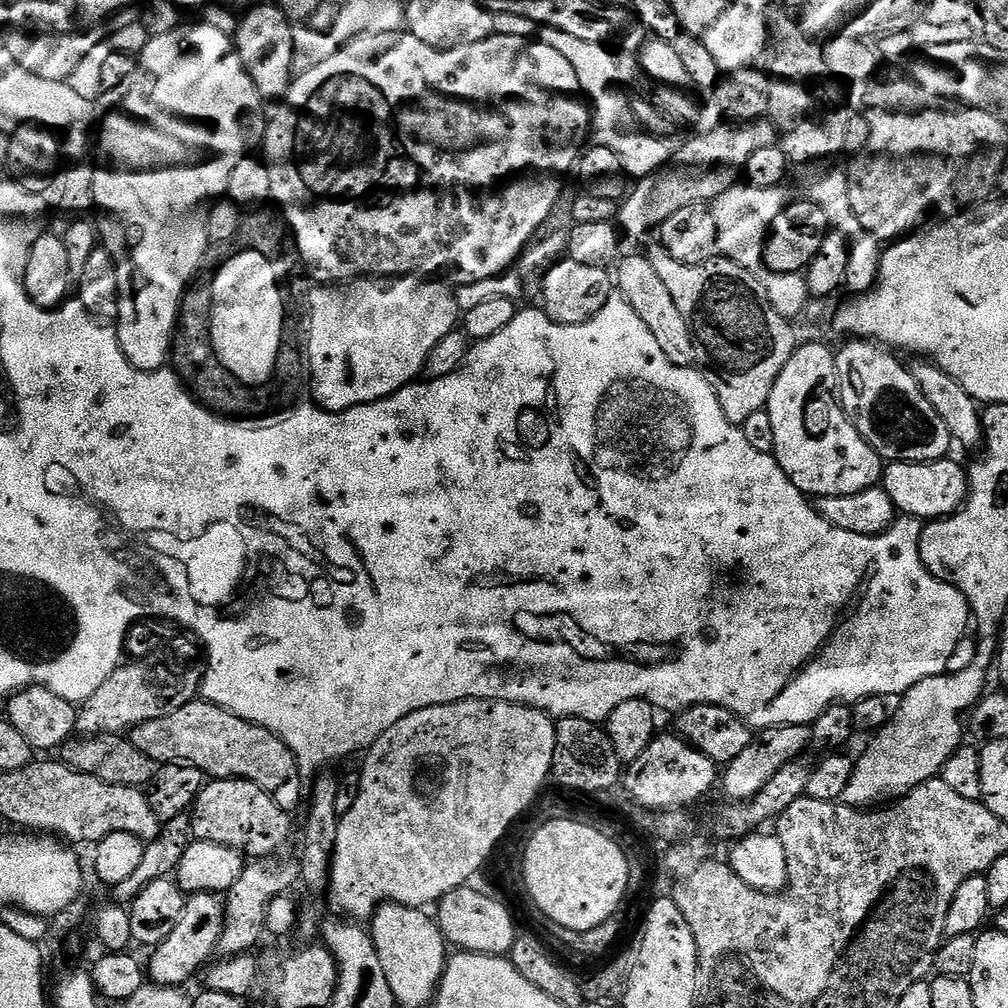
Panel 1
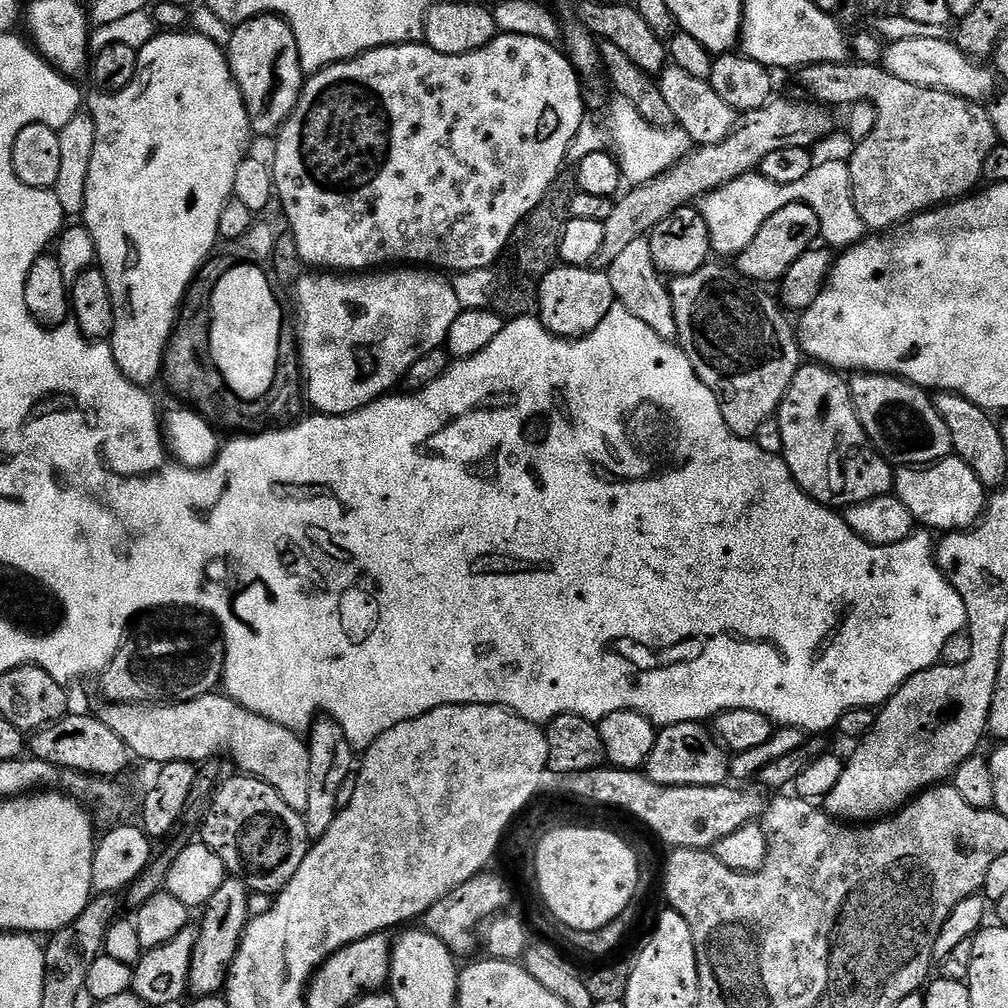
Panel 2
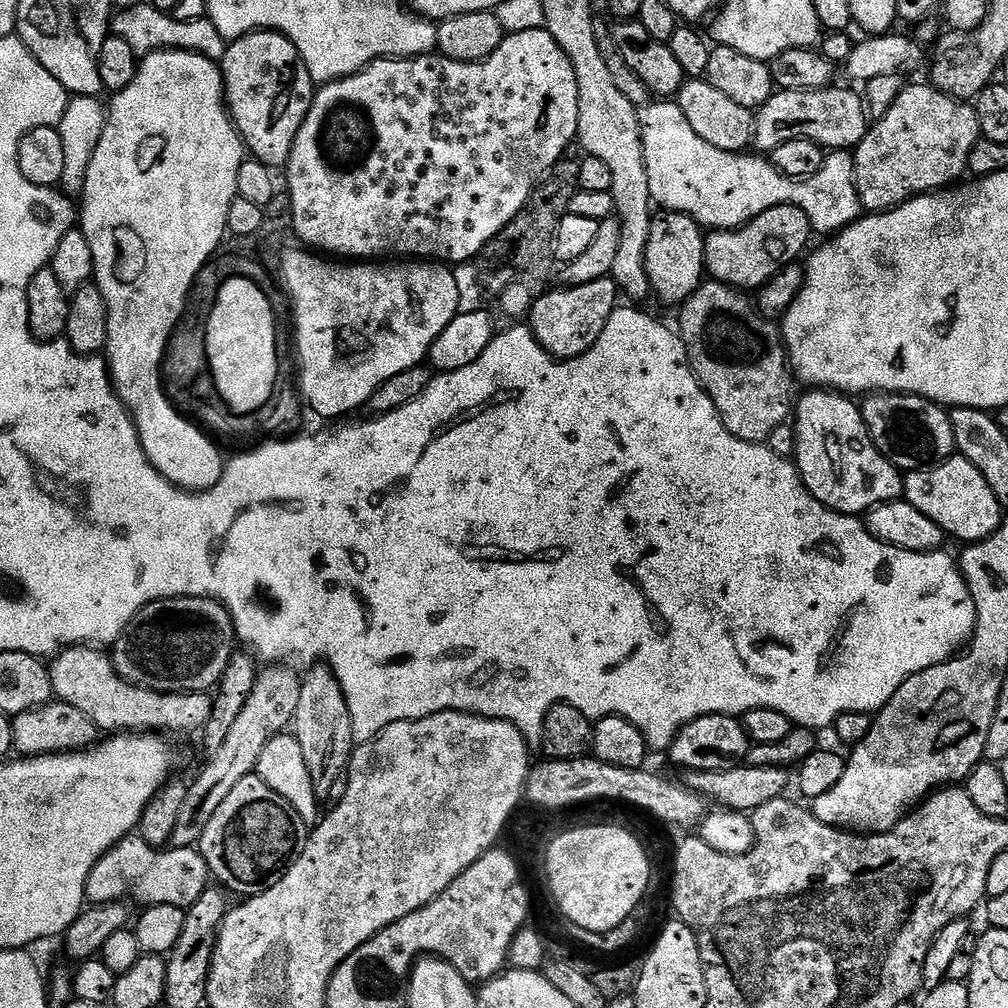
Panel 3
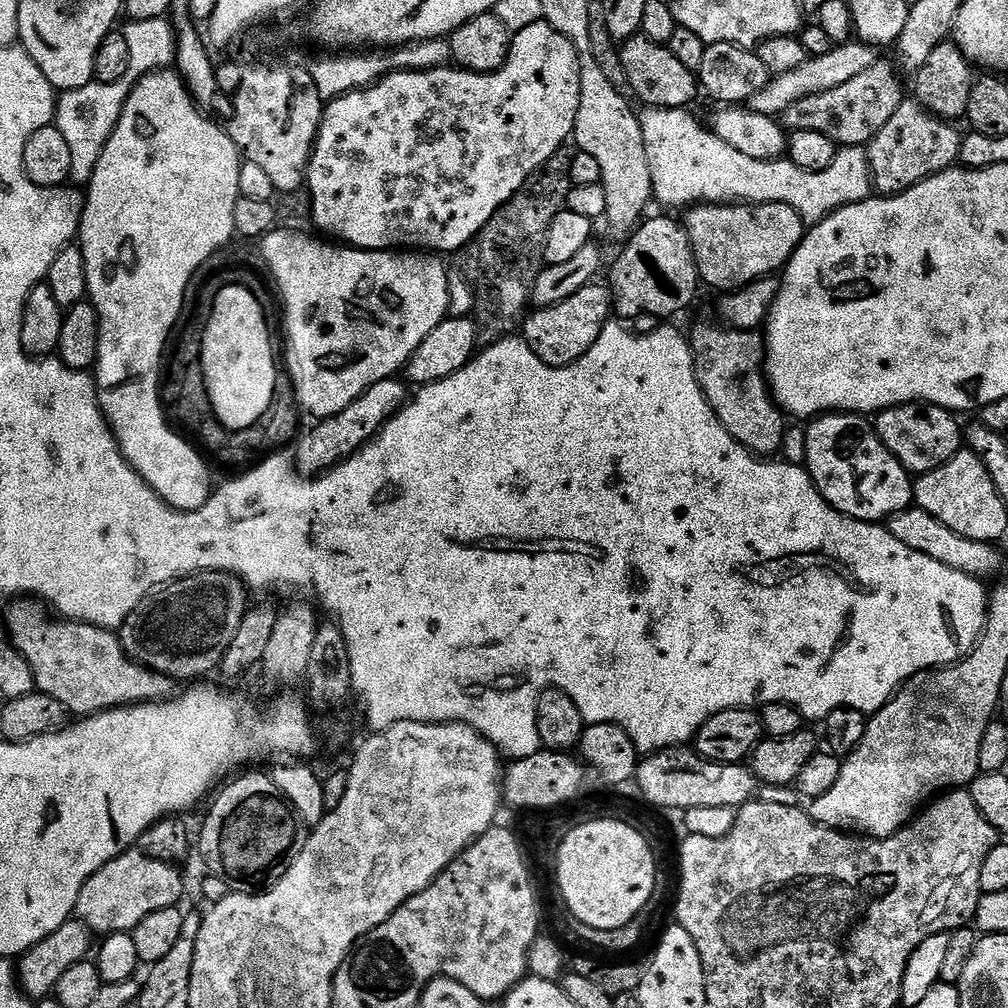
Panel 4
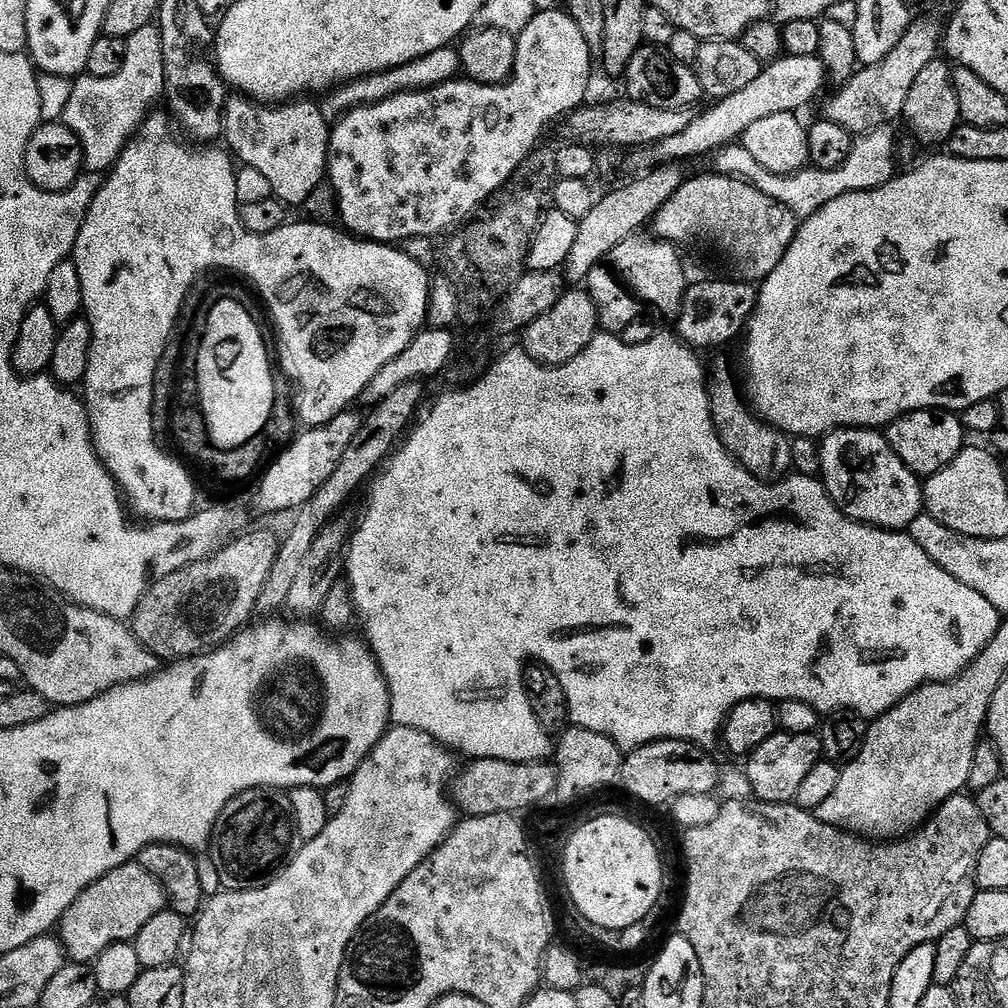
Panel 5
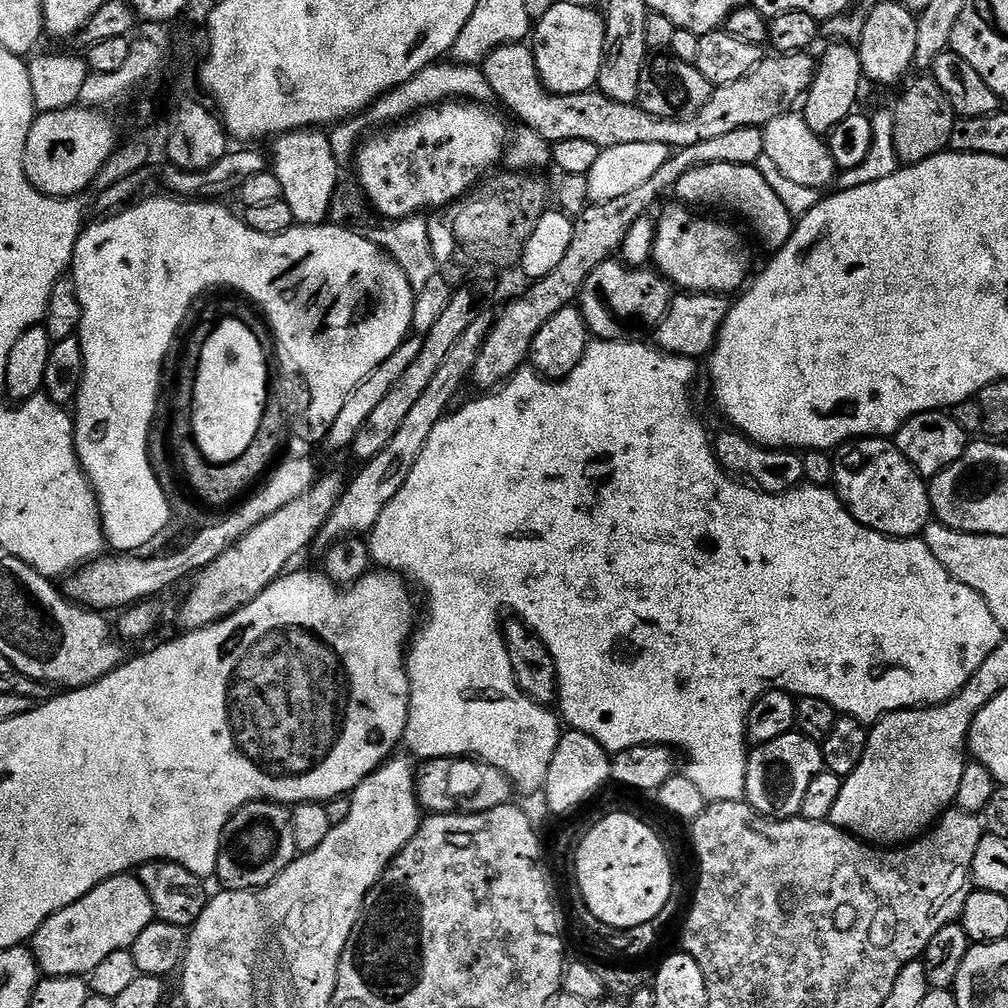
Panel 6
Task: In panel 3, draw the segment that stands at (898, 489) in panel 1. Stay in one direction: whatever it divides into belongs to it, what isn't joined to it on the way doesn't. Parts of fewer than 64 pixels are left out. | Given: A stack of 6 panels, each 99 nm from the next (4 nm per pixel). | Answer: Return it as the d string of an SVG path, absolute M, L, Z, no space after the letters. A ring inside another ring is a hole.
M953 454L941 464L927 470L910 472L904 476L903 499L914 506L914 510L922 510L926 518L938 522L938 526L949 537L963 542L985 540L994 535L1000 528L1002 505L994 498L994 490L990 490L986 478L964 456Z

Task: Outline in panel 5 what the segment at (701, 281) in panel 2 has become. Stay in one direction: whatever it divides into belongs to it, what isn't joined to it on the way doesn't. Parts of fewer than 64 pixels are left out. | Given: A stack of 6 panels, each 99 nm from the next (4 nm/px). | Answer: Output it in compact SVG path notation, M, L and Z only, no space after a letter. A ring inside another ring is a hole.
M720 360L713 368L710 368L706 376L706 387L714 430L724 449L750 475L758 478L763 484L777 484L789 475L792 472L792 459L790 458L792 440L787 432L778 431L752 411L742 391L741 381L740 384L736 381L736 376L726 361Z

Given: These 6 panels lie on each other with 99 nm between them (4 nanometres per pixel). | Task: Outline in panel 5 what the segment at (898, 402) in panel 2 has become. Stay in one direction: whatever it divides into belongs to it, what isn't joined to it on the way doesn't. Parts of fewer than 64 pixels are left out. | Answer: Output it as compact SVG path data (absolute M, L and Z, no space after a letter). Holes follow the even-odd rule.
M944 408L907 412L888 425L886 435L894 454L898 454L904 465L921 478L938 474L938 470L950 466L950 462L954 462L954 458L958 458L958 454L966 446L963 419L957 413L948 412Z

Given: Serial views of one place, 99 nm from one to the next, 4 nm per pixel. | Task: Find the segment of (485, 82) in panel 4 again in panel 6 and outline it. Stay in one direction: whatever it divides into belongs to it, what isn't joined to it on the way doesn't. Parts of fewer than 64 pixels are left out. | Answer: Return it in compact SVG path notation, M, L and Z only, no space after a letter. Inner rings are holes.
M556 2L545 17L535 21L530 47L536 55L536 69L540 71L540 80L549 92L591 92L596 88L596 79L602 66L604 17L596 8ZM450 100L435 108L423 108L399 124L369 135L357 147L354 165L356 164L355 179L364 192L371 211L381 212L385 221L400 221L429 210L447 209L469 195L497 167L495 164L499 160L501 163L506 156L505 145L500 142L500 122L494 113L488 111L492 110L482 104Z

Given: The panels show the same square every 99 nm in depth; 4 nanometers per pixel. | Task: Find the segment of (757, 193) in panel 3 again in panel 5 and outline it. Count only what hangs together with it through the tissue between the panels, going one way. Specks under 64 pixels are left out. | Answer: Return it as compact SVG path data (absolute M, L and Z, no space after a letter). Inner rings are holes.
M885 126L875 128L863 133L853 143L852 153L834 170L822 170L821 168L807 167L793 176L779 176L770 174L766 166L758 166L750 150L746 150L739 143L731 143L728 147L721 148L715 153L717 173L725 176L738 176L741 180L747 180L762 194L770 194L778 202L782 202L796 215L797 218L807 218L822 210L826 202L834 202L834 198L842 198L842 194L851 192L869 192L875 188L881 188L886 182L890 182L897 175L896 168L896 132L895 127Z

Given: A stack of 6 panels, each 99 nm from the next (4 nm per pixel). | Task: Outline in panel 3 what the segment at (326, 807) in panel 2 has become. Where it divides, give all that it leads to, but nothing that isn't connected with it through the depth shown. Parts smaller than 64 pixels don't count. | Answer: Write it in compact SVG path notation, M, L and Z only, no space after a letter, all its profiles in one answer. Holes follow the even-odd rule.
M317 662L305 672L308 673L303 673L300 682L298 710L290 728L298 746L302 746L306 770L314 782L316 797L324 802L332 787L345 779L357 743L354 726L350 722L350 706L346 706L346 694L342 694L342 686L331 668L323 662Z

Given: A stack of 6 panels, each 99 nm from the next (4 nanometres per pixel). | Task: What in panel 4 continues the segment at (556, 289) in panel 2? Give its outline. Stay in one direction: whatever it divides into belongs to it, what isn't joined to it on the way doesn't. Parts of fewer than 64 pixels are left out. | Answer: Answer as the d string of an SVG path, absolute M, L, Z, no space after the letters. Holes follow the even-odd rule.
M603 283L587 284L578 294L570 294L566 302L558 302L549 308L536 308L533 316L524 324L522 339L551 368L565 368L578 358L582 358L598 342L598 334L610 323L614 309L610 292ZM604 287L604 288L603 288ZM609 315L609 316L608 316Z

